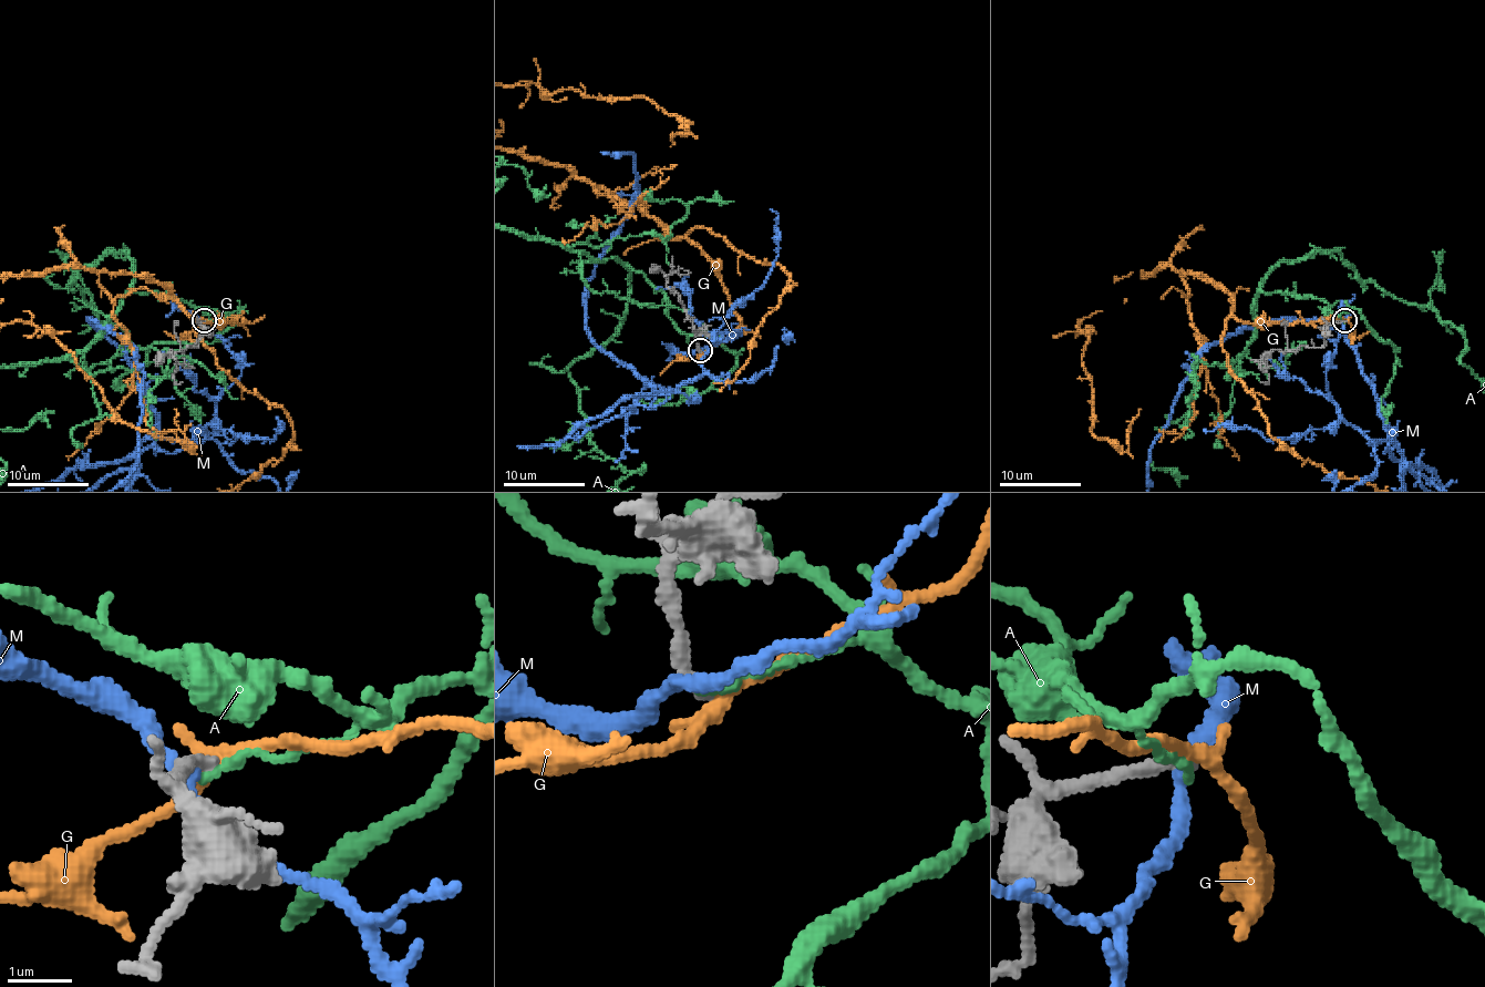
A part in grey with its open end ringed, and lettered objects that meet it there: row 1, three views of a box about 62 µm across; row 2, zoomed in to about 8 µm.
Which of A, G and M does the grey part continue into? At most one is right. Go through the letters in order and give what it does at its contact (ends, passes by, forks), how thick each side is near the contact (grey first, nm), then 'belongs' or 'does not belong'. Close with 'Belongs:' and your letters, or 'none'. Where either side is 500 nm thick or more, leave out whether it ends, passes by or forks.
A: it ends; calibres 220 and 140 nm; does not belong
G: it passes by; calibres 240 and 220 nm; does not belong
M: it passes by; calibres 240 and 220 nm; does not belong
Belongs: none

